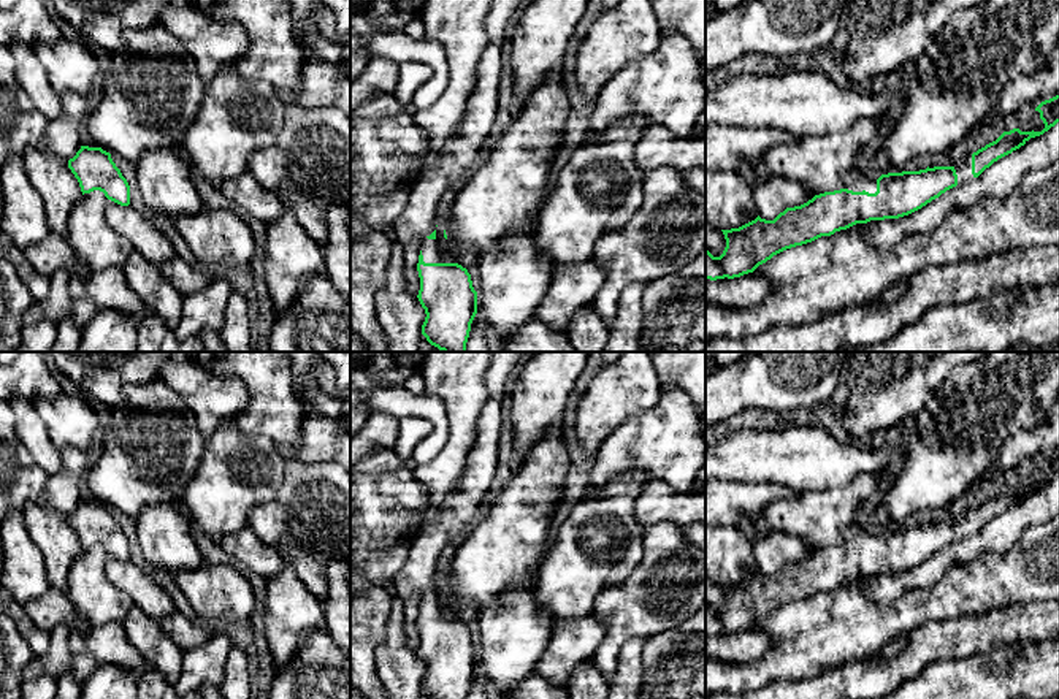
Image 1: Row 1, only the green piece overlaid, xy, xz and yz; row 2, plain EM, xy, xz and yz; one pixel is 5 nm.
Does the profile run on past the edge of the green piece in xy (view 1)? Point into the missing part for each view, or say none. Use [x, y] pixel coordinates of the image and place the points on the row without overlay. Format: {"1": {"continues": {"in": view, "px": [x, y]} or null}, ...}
{"1": {"continues": null}}

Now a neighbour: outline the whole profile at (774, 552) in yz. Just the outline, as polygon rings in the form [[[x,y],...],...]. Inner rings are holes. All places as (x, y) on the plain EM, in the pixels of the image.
[[[774,534],[753,545],[758,569],[761,574],[774,575],[786,563],[807,558],[816,548],[812,548],[799,536]]]

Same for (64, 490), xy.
[[[75,447],[60,449],[60,460],[60,471],[48,479],[43,502],[70,515],[82,501],[84,482],[90,466],[86,452]]]

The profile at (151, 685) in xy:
[[[152,666],[140,672],[136,682],[136,699],[203,699],[197,691],[178,694],[166,678]]]

